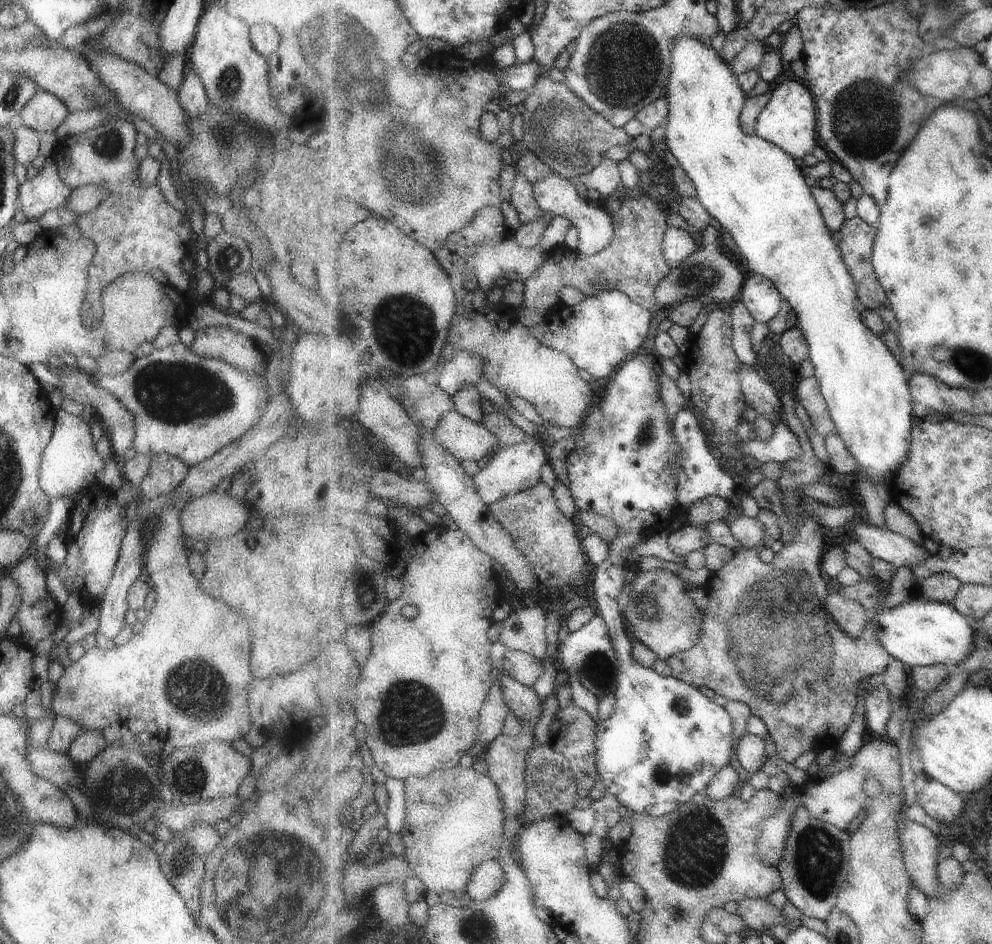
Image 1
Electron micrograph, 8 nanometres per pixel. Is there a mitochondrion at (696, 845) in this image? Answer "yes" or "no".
yes

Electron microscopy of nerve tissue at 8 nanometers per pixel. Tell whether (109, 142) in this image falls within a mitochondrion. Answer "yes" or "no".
yes

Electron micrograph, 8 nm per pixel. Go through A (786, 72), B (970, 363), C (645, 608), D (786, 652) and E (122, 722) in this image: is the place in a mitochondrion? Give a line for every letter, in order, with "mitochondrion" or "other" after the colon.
A: other
B: mitochondrion
C: mitochondrion
D: mitochondrion
E: other

